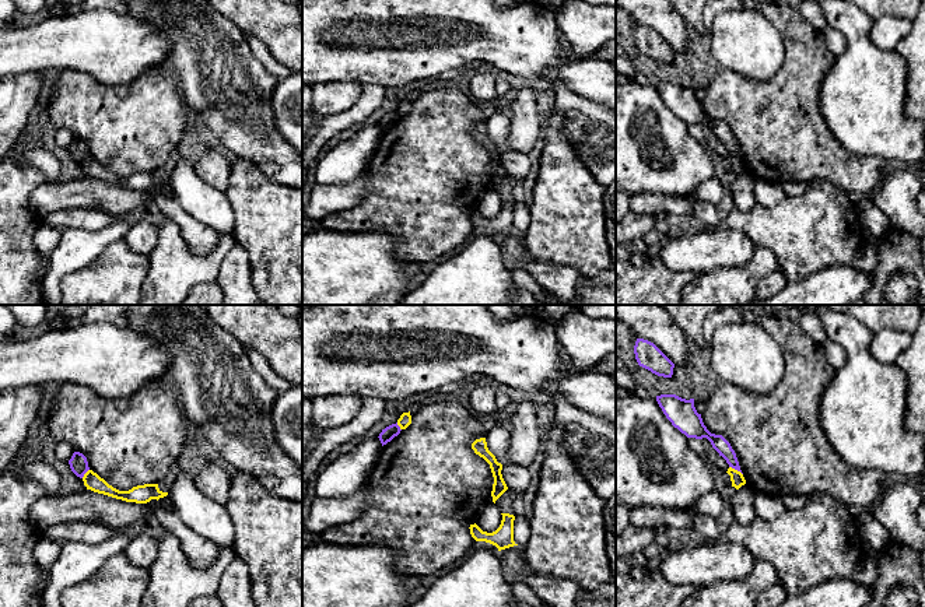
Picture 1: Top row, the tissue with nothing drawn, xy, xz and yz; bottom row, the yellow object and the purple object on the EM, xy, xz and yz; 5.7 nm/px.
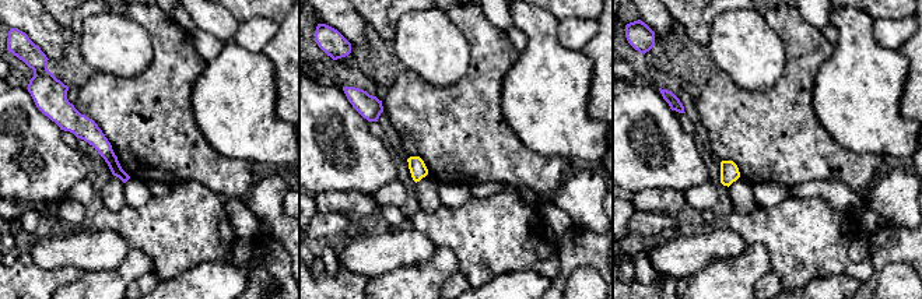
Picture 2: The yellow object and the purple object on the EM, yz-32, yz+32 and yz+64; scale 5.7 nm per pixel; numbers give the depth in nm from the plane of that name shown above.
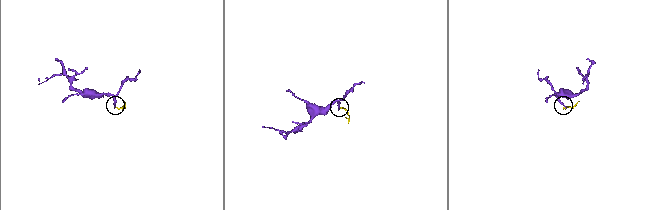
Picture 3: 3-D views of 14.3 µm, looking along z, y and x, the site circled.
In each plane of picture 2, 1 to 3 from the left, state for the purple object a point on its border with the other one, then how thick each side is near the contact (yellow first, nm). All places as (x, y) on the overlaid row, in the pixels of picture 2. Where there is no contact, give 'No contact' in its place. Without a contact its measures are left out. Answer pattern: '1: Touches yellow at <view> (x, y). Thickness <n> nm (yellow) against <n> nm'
1: No contact
2: No contact
3: No contact

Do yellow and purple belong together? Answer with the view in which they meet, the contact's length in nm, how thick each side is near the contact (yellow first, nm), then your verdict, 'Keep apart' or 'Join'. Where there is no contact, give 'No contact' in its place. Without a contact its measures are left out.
Touches yellow in yz. Shared border 90 nm. Thickness 80 nm (yellow) against 90 nm. Keep apart

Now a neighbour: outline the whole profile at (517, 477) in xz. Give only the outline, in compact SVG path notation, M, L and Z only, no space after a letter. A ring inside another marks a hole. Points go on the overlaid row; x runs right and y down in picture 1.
M518 464L502 466L501 474L507 487L516 492L523 492L532 481L529 469Z

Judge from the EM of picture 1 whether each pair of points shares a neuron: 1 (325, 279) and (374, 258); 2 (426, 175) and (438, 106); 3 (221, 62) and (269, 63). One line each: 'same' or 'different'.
1: same
2: same
3: different

